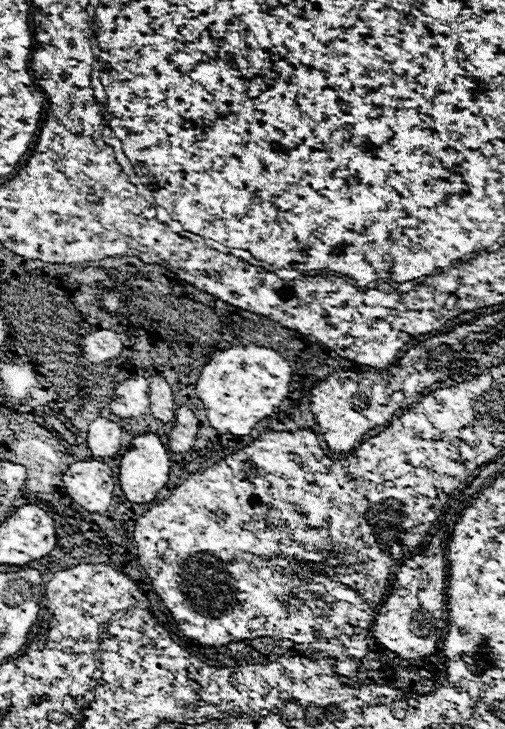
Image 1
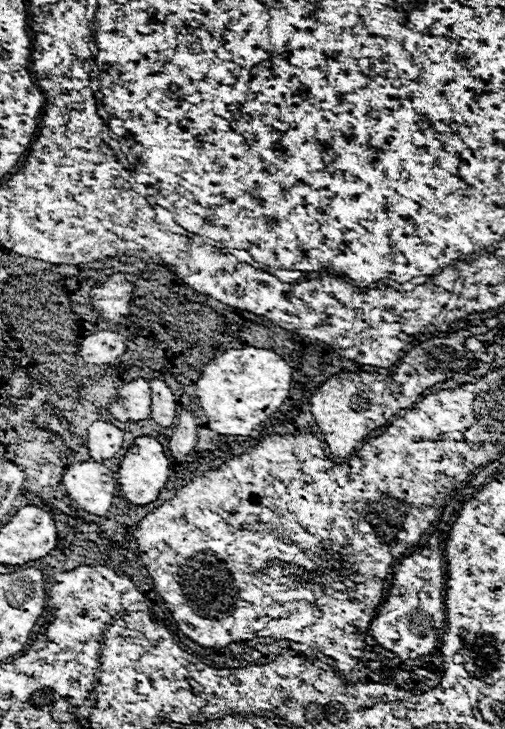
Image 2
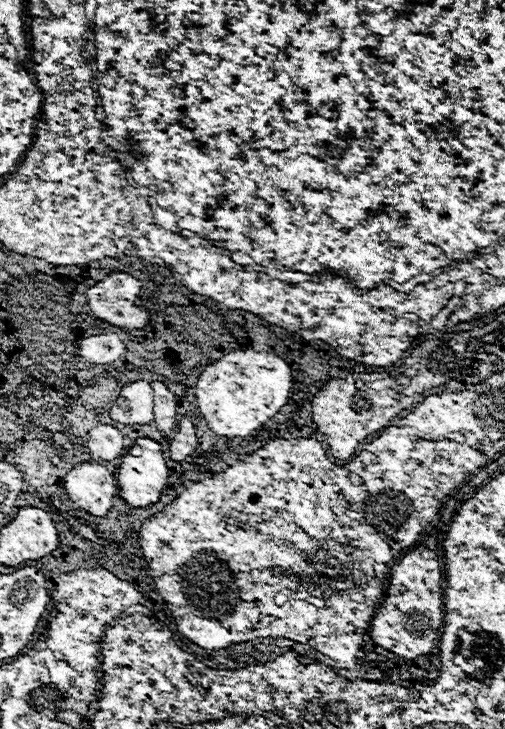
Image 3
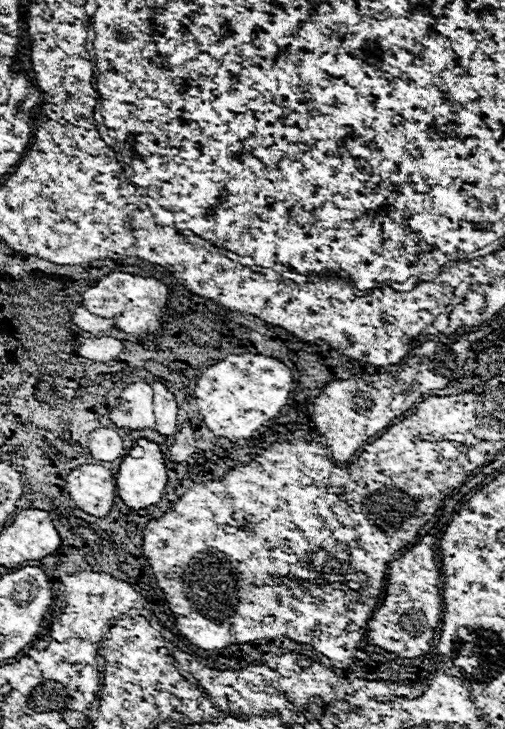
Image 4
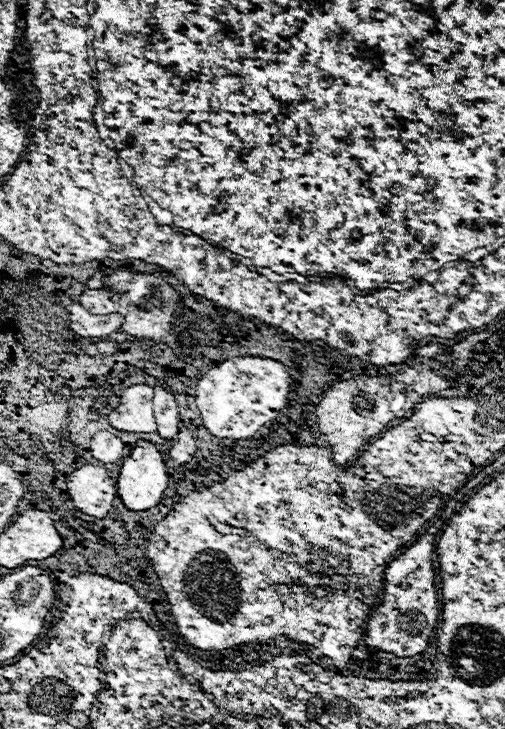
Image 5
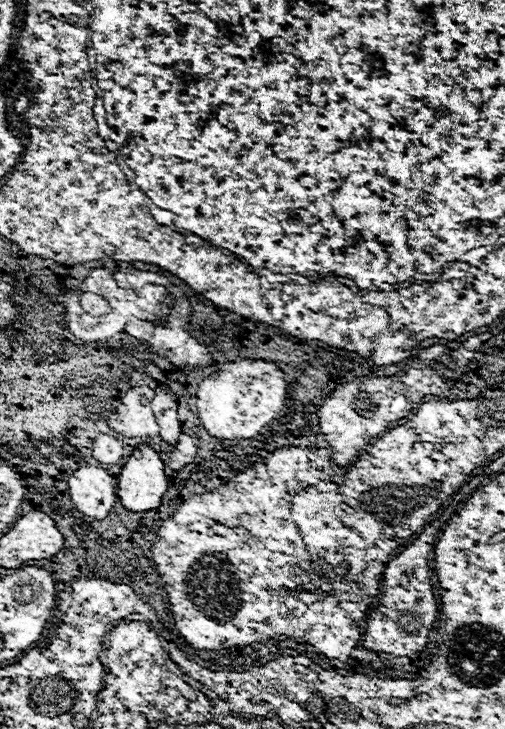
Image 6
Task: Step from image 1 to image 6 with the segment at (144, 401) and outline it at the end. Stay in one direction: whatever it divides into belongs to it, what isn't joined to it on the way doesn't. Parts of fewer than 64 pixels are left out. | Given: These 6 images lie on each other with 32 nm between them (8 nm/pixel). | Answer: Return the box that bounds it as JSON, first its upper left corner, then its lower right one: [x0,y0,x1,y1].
[108,386,158,438]

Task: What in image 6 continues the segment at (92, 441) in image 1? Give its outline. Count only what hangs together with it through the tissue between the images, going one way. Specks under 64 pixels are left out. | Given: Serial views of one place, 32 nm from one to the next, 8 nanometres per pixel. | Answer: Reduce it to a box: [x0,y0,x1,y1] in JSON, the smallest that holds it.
[92,434,124,466]

